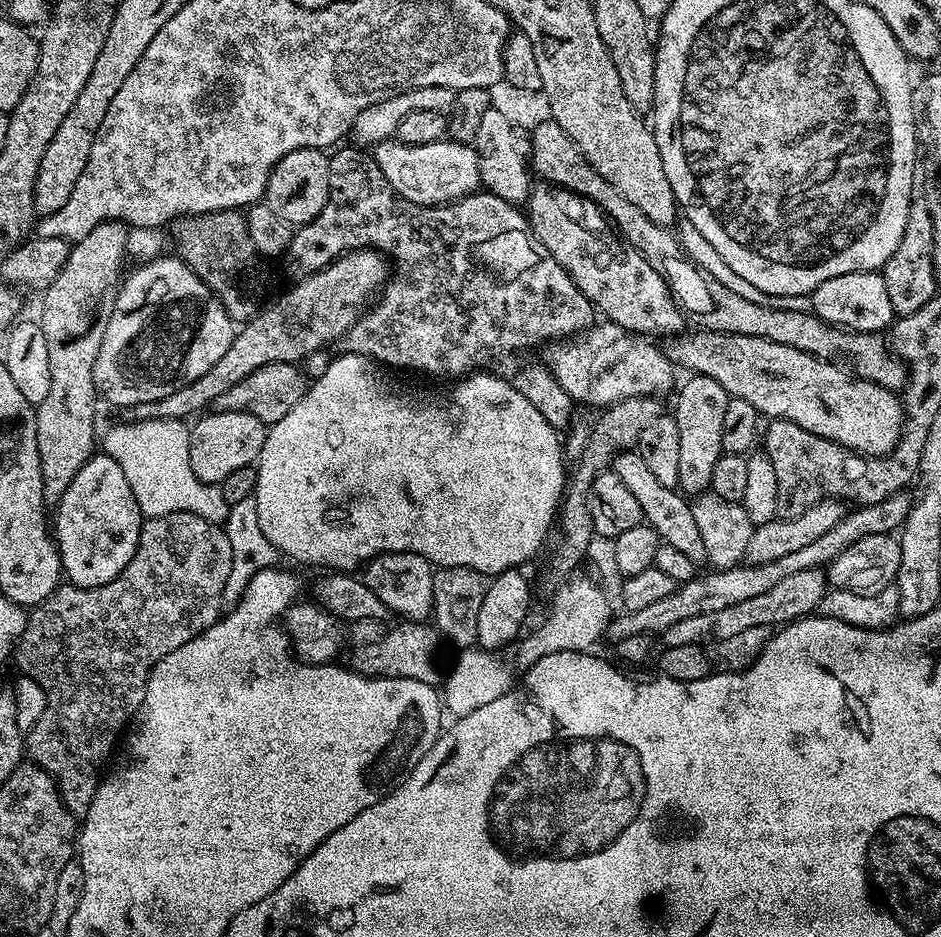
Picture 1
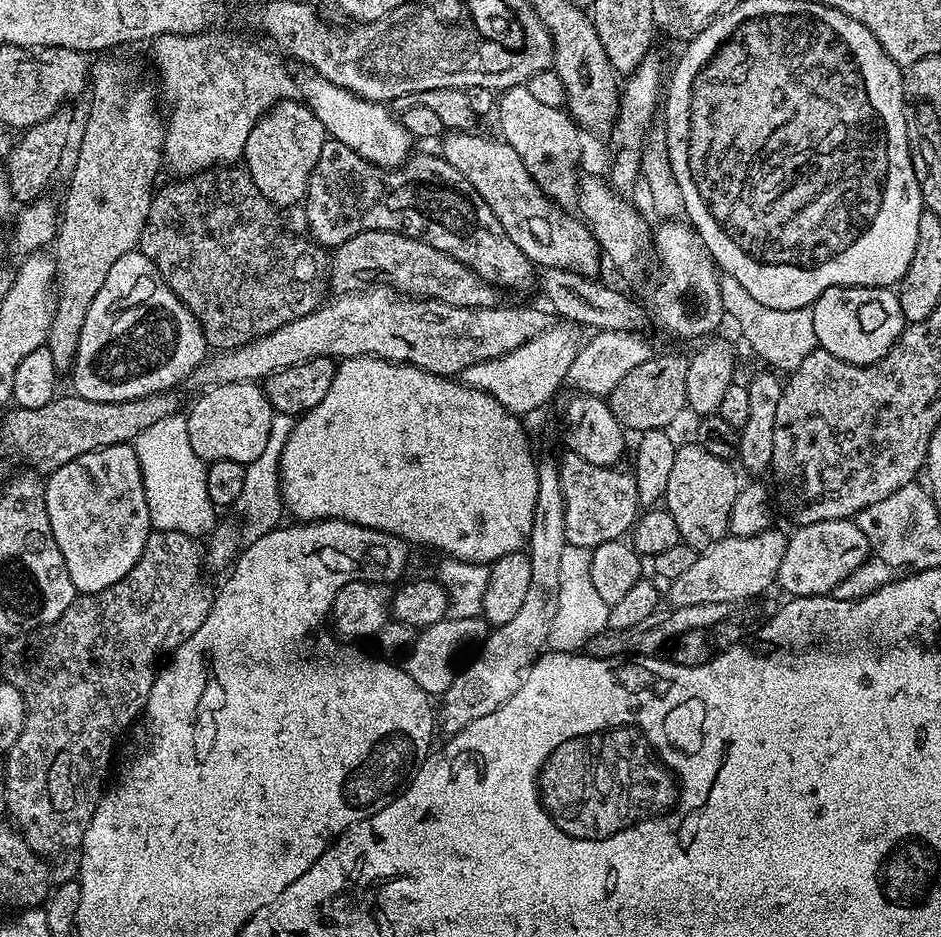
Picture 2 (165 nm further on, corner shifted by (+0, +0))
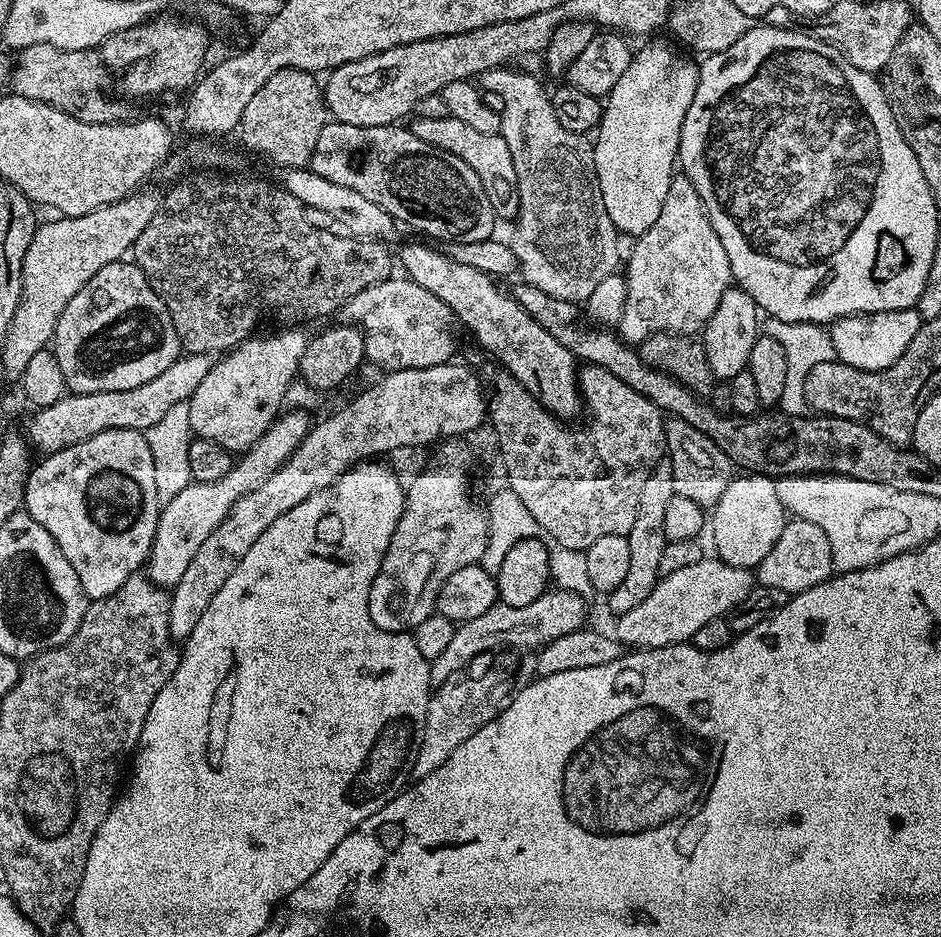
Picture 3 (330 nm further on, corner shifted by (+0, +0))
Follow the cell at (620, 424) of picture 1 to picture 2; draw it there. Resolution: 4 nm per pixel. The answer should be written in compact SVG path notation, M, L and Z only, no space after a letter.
M653 354L649 360L646 362L642 362L642 366L634 366L634 370L630 370L630 374L626 374L626 378L622 378L622 382L618 382L618 386L614 386L614 390L608 397L606 398L608 401L608 405L610 406L610 410L614 414L614 418L618 418L618 422L625 428L626 430L631 430L632 428L636 431L636 434L643 434L645 432L649 432L652 428L658 428L661 430L671 429L671 424L675 422L676 419L679 418L680 415L685 415L688 399L686 398L686 370L688 369L689 357L685 356L660 356L660 354Z

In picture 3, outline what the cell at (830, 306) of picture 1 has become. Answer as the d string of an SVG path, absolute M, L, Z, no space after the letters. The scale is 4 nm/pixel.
M915 308L889 312L859 312L856 316L841 316L830 325L836 359L841 364L849 364L867 372L886 370L886 366L894 366L894 362L898 362L898 358L906 354L906 346L910 346L914 334L918 334L921 323L920 314Z

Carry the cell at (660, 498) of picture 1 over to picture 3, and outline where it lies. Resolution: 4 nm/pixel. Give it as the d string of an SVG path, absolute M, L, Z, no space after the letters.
M412 242L401 248L400 256L398 252L398 262L399 265L401 262L406 270L405 275L414 282L418 282L430 294L434 294L436 298L441 299L451 310L453 317L459 323L461 321L465 328L476 337L477 342L500 363L503 371L510 373L531 396L535 396L537 402L547 412L565 422L575 421L572 419L579 412L582 412L582 397L578 379L578 361L572 355L572 352L566 350L566 346L562 346L562 342L558 342L558 338L547 334L546 330L539 326L530 314L527 314L513 295L502 292L495 285L497 283L493 280L493 277L472 268L472 266L451 260L448 256L444 256L437 247L430 246L420 242Z

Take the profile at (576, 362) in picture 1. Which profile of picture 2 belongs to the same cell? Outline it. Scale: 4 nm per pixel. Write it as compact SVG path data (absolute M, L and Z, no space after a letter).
M383 286L365 288L362 292L340 294L332 299L321 304L319 308L315 308L310 314L306 314L270 334L260 336L248 344L217 351L211 359L192 371L191 383L196 383L200 390L204 390L218 384L260 382L284 368L297 368L299 364L305 364L307 360L313 360L319 356L333 358L377 356L383 360L392 360L395 364L412 364L415 368L421 368L439 376L456 378L470 366L487 360L497 360L498 357L505 356L508 352L518 350L520 346L530 342L535 336L542 334L554 324L553 317L543 307L541 307L542 309L504 308L505 306L459 308L444 304L441 300L421 300L410 296L401 296L393 292L392 289Z

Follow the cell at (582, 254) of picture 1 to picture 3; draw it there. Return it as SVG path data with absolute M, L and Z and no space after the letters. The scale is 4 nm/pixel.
M449 115L446 118L416 116L411 121L410 127L415 136L422 138L422 142L462 158L462 162L466 162L466 166L470 166L470 170L478 174L478 182L482 182L482 190L486 190L486 198L490 198L490 206L496 211L497 217L501 221L515 221L518 190L514 174L514 158L510 158L510 146L506 146L503 136L481 134L479 130L466 126L466 122Z

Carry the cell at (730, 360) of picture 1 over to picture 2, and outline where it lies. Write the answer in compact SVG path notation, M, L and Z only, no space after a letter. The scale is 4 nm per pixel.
M546 268L539 273L538 288L544 291L548 299L547 307L551 309L560 320L581 329L592 328L596 332L636 332L646 321L645 309L634 301L628 300L624 292L611 288L608 284L596 284L595 279L589 276L574 274L561 268Z

